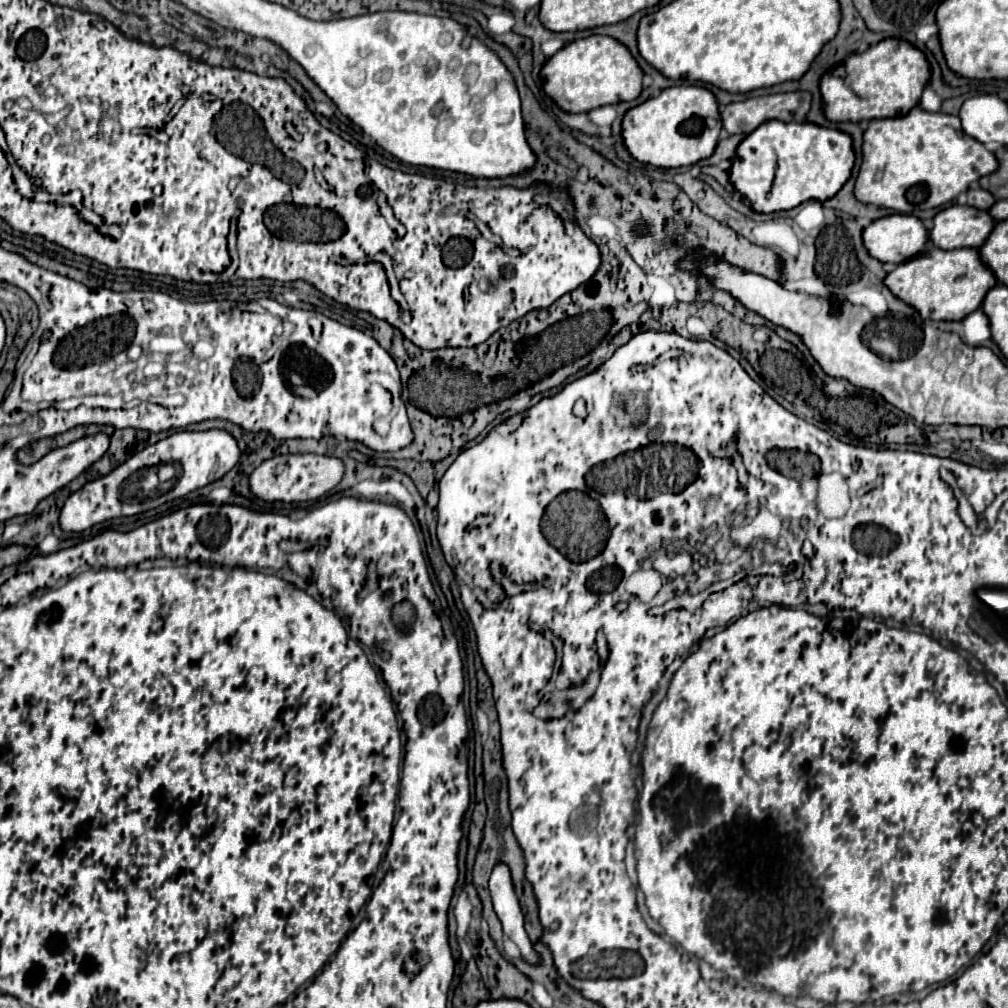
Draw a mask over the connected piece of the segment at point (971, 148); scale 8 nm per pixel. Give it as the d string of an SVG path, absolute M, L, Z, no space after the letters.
M913 108L907 116L901 118L881 118L869 122L869 128L863 136L863 164L855 184L855 196L865 204L891 208L899 214L915 214L919 210L931 210L951 204L959 194L969 190L971 182L995 172L997 168L999 162L995 154L977 140L971 140L971 136L963 132L957 116L943 112L933 114L921 108Z

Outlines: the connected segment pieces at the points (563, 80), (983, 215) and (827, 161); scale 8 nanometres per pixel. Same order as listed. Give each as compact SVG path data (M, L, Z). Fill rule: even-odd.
M587 36L567 44L541 70L543 90L565 112L589 112L605 104L631 102L643 92L643 70L629 48L611 36Z
M953 204L933 218L929 238L943 250L979 248L979 244L983 244L983 240L991 234L993 226L995 220L991 220L989 212Z
M767 120L739 144L731 182L753 204L753 210L781 212L805 200L829 200L849 180L853 164L855 152L849 134L813 122Z

